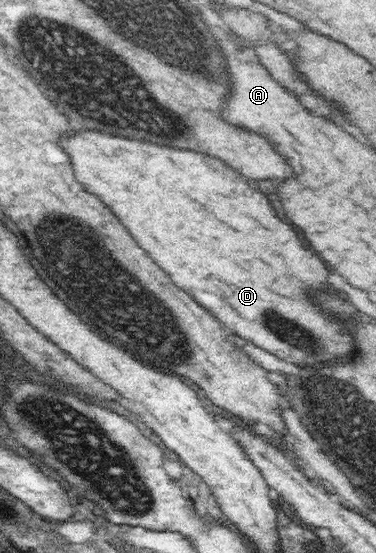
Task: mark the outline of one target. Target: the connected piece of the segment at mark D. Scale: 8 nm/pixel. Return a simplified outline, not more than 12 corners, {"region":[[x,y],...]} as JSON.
{"region":[[82,128],[74,180],[229,333],[352,348],[328,272],[222,160]]}

